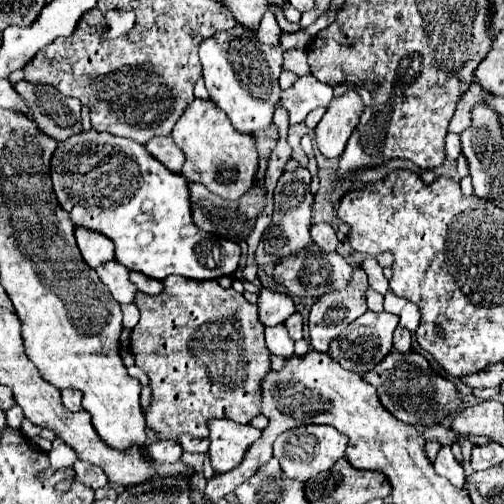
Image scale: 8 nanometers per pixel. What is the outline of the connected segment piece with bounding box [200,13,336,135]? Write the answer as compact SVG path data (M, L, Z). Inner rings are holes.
M324 13L308 29L302 29L292 35L282 35L278 47L260 43L258 37L254 33L250 33L248 29L242 29L242 25L236 25L230 31L216 33L214 37L202 41L200 61L202 61L204 85L210 93L212 103L228 115L228 119L240 133L254 135L272 123L272 115L280 107L282 89L278 85L278 77L282 71L284 51L292 49L292 47L308 47L312 37L320 29L330 25L334 21L334 17L336 17L336 13Z

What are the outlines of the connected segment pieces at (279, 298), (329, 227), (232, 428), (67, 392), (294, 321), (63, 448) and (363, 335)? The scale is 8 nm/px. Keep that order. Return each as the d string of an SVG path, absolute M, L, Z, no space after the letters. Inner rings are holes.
M270 287L260 291L260 299L258 299L258 315L260 315L260 323L264 327L274 327L284 323L290 315L294 313L294 303L290 297L286 297L284 293L278 293Z
M316 223L310 229L312 241L322 249L322 251L336 251L338 245L338 237L336 237L336 229L332 223Z
M212 419L210 429L210 459L214 471L226 473L242 463L248 447L260 439L262 431L252 425L238 425L230 419Z
M64 389L62 391L62 403L70 411L80 411L82 409L82 391L78 391L78 389Z
M294 313L284 325L286 325L286 329L288 329L288 335L290 335L294 341L302 339L302 315L300 315L300 313Z
M54 439L52 441L52 449L48 453L50 457L50 463L52 463L52 469L66 469L66 467L72 467L78 459L76 451L66 445L62 439Z
M366 311L362 317L358 317L356 321L352 321L344 333L340 333L338 337L334 337L334 341L330 343L328 355L338 361L344 369L364 375L370 369L374 369L390 351L392 351L392 333L398 325L398 317L392 313L374 313L374 311Z

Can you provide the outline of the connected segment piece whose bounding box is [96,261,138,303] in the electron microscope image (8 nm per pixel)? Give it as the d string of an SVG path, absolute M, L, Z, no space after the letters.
M108 261L104 267L98 267L96 273L110 289L110 293L116 297L118 303L134 303L138 289L130 281L130 271L126 267L118 265L116 261Z

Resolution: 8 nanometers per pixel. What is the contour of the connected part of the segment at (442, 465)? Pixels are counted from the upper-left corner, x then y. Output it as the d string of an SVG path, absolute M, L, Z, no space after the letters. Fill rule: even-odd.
M442 445L436 459L434 459L434 469L438 475L442 477L448 477L448 481L456 487L464 487L464 479L466 479L466 473L460 465L460 461L456 461L450 445Z

